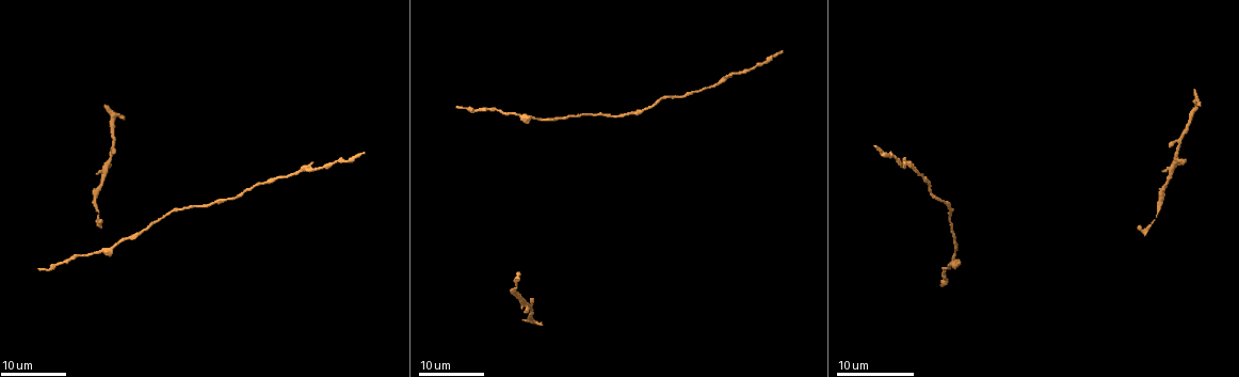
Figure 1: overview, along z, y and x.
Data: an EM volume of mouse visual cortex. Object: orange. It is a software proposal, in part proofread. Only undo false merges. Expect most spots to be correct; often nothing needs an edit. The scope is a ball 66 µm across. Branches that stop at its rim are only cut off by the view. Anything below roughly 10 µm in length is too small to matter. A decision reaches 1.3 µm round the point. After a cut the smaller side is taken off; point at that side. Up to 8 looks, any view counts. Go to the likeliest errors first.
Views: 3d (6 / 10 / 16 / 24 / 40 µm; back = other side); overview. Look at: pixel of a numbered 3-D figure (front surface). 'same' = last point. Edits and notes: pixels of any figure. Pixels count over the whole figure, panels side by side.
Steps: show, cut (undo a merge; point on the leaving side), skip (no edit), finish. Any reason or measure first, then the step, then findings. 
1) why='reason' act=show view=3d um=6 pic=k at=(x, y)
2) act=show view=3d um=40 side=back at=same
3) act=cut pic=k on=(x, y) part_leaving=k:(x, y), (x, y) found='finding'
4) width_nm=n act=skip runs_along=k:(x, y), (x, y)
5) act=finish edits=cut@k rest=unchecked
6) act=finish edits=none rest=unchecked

why='thick turns thin' act=show view=3d um=24 pic=1 at=(298, 174)

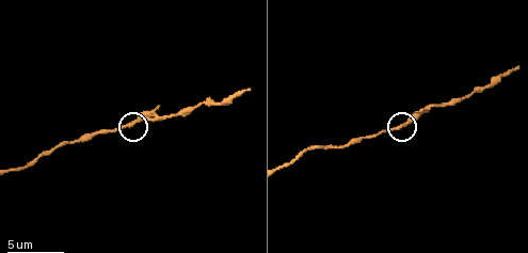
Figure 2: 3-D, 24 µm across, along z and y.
act=show view=3d um=10 pic=2 at=(400, 128)

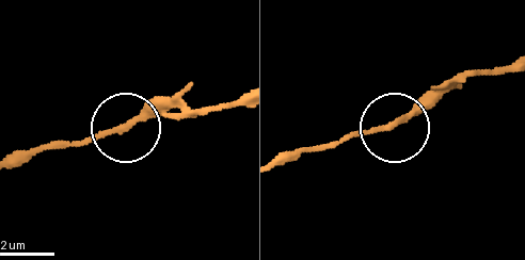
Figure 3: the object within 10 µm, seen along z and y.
act=skip found='all the same neuron'

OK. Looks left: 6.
act=show view=3d um=16 pic=1 at=(529, 115)

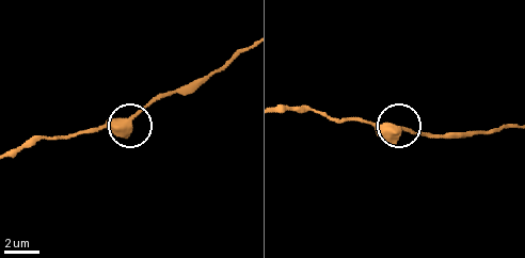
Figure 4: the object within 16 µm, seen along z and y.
act=show view=3d um=10 pic=4 at=(132, 120)

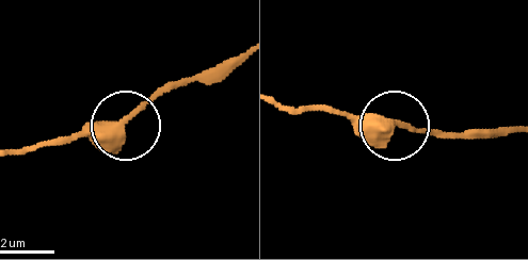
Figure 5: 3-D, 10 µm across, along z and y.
side_arm_um=49 act=skip found='one neuron here'

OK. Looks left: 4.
why='calibre changes' act=show view=3d um=6 pic=2 at=(449, 102)

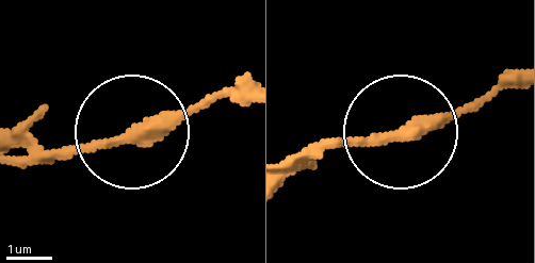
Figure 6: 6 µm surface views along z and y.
act=skip runs_along=6:(285, 187), (330, 145), (444, 122), (514, 84) found='all the same neuron'

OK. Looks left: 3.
why='calibre changes' act=show view=3d um=24 pic=1 at=(141, 232)

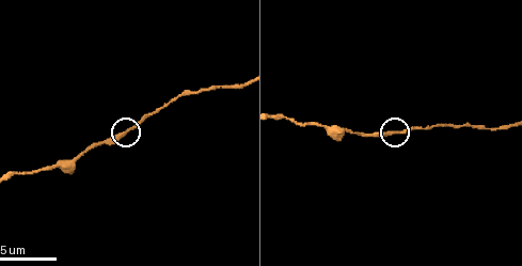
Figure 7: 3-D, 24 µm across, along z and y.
act=show view=3d um=6 pic=7 at=(393, 134)

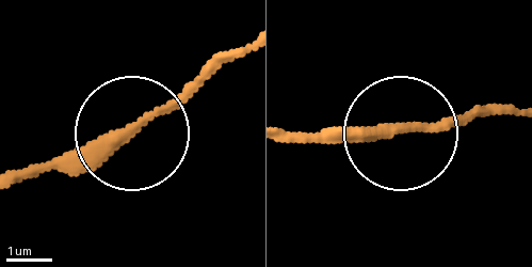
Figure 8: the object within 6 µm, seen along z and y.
act=skip runs_along=8:(285, 132), (434, 132), (487, 109) found='all the same neuron'

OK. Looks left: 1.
act=finish edits=none rest=unchecked

